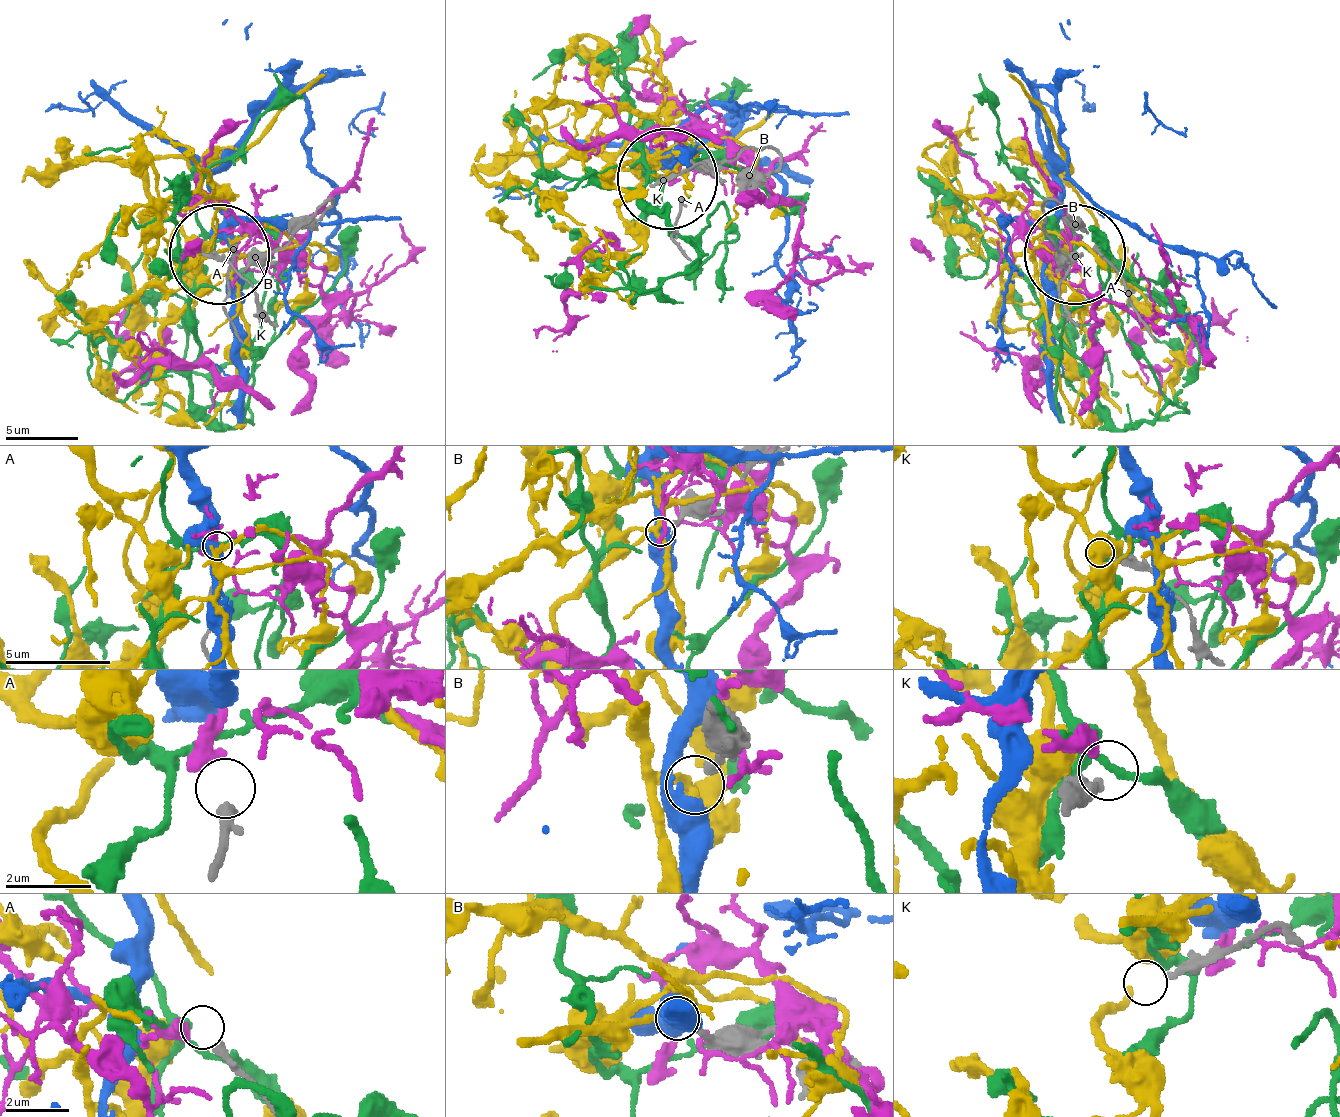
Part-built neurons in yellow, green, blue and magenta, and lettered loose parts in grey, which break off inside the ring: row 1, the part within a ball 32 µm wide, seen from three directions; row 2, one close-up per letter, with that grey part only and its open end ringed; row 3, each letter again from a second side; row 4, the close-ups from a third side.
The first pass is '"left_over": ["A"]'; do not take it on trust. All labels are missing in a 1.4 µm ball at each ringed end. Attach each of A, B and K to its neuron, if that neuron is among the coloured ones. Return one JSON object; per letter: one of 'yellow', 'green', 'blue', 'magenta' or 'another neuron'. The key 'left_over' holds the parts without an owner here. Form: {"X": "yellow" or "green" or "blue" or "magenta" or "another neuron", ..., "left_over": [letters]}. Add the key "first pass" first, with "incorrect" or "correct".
{"first pass": "incorrect", "A": "another neuron", "B": "yellow", "K": "another neuron", "left_over": ["A", "K"]}

